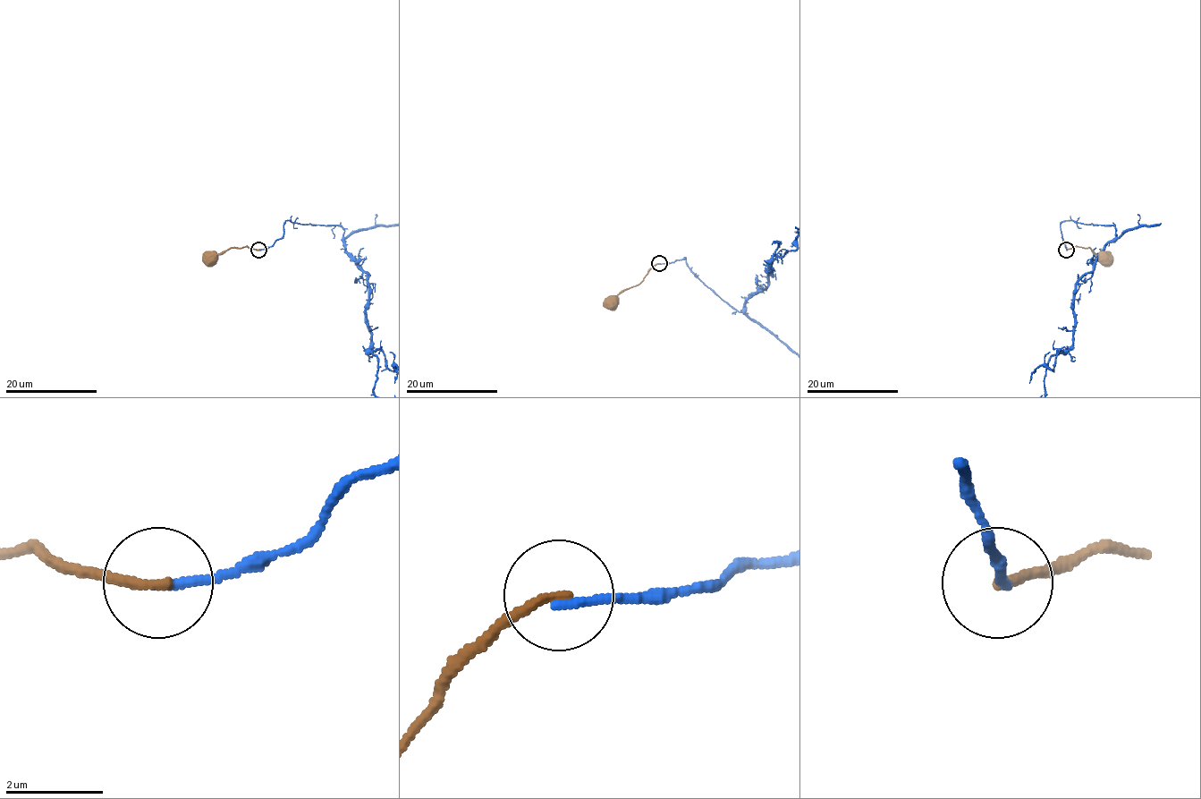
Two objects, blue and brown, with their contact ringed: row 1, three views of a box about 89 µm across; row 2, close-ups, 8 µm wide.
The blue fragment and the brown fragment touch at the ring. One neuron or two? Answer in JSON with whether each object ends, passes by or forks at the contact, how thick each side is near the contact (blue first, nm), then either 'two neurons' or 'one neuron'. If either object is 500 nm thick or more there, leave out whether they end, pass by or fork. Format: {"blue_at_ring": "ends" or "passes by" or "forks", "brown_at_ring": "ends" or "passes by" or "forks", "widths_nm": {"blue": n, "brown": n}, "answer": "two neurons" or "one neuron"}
{"blue_at_ring": "ends", "brown_at_ring": "ends", "widths_nm": {"blue": 180, "brown": 200}, "answer": "two neurons"}

